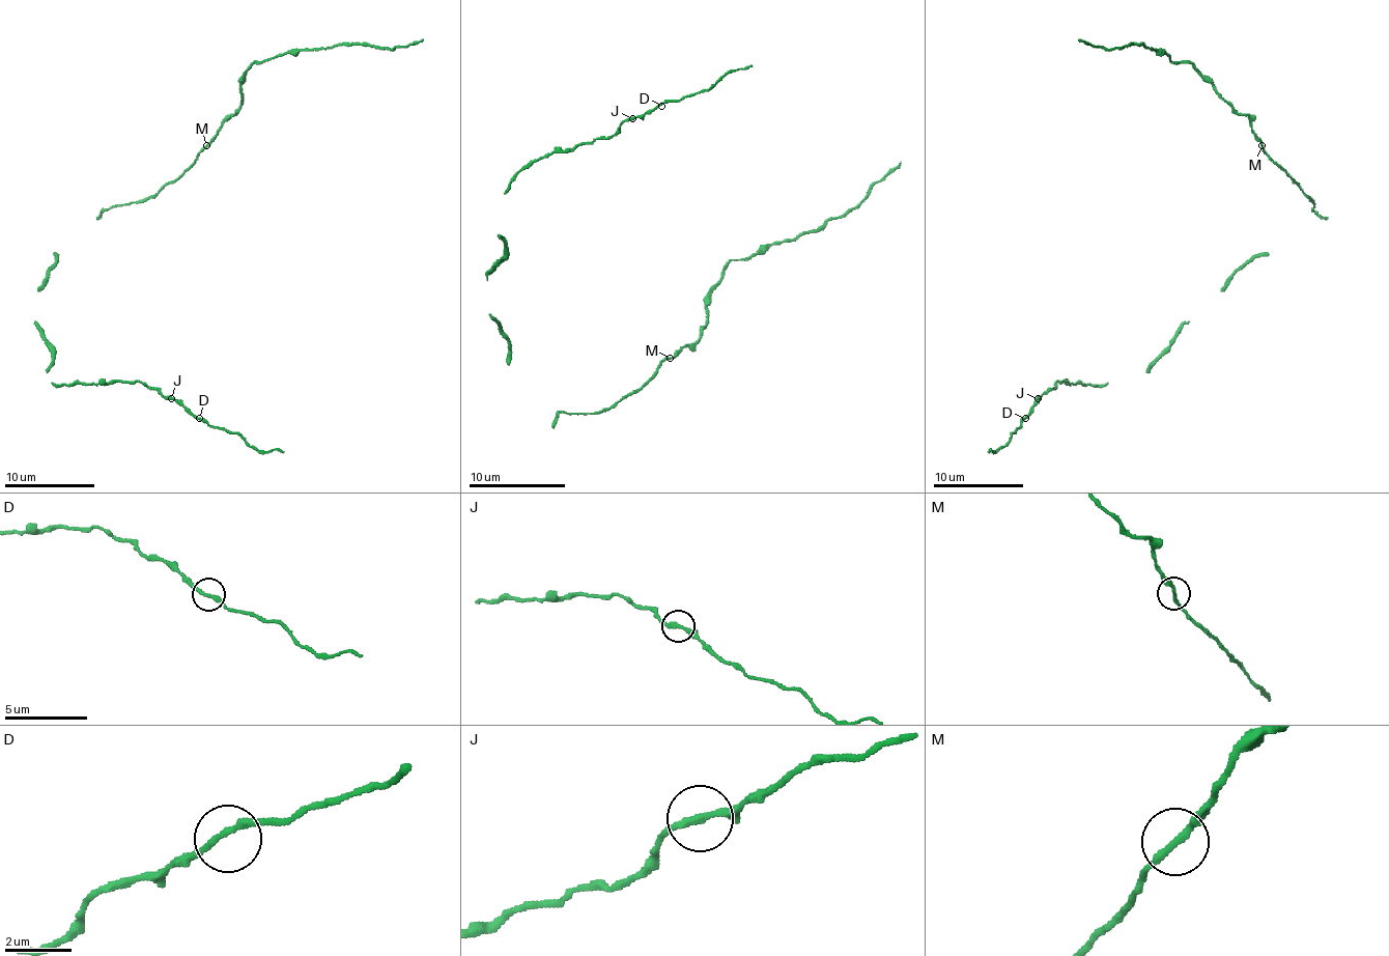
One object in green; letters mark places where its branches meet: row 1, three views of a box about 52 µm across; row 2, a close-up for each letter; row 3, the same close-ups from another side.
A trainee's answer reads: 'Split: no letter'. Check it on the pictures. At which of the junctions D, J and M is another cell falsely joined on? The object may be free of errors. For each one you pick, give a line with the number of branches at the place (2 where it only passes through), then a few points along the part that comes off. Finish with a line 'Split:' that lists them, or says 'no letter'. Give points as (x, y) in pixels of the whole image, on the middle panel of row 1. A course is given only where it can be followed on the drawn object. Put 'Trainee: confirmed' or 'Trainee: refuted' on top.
Trainee: confirmed
Split: no letter

